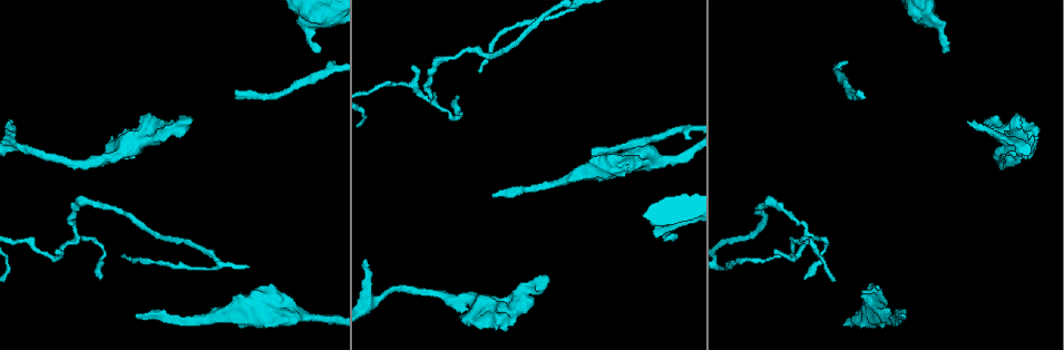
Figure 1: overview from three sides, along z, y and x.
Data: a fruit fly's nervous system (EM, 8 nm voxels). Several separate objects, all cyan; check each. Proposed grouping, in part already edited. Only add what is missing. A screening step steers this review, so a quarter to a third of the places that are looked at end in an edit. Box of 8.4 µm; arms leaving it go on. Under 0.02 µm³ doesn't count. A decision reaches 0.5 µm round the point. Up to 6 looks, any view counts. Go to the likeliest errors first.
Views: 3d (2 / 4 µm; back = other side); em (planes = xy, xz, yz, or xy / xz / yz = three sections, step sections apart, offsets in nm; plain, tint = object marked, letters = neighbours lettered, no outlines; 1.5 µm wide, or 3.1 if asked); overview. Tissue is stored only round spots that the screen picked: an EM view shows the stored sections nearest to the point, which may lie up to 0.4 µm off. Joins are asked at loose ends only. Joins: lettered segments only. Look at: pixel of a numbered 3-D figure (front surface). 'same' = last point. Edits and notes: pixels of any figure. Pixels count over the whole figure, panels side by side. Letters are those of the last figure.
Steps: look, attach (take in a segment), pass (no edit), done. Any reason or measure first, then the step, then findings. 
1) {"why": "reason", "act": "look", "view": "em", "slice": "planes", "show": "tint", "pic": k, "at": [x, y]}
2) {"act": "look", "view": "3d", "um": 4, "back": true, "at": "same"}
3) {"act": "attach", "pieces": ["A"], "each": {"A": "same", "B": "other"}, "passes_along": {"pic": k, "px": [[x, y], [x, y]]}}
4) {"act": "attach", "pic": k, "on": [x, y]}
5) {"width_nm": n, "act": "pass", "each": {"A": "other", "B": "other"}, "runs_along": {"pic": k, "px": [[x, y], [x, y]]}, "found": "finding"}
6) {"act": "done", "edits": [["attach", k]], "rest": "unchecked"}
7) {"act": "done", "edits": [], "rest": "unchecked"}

{"why": "end of a long branch", "act": "look", "view": "3d", "um": 2, "pic": 1, "at": [493, 195]}

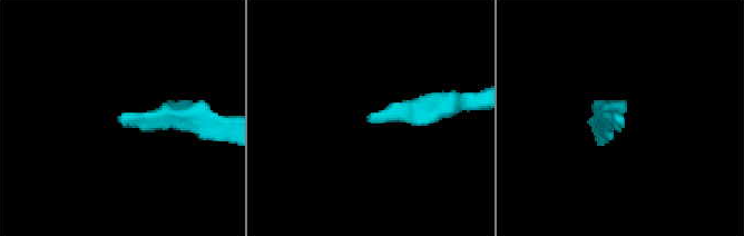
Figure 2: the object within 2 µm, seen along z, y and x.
{"why": "shape alone is not enough", "act": "look", "view": "em", "slice": "xy", "step": 4, "show": "tint", "pic": 2, "at": [121, 119]}

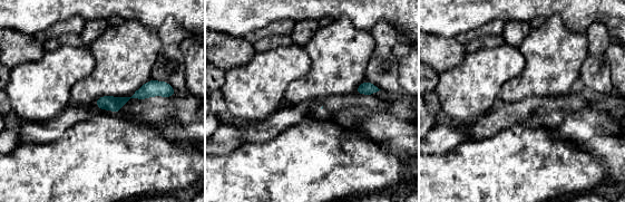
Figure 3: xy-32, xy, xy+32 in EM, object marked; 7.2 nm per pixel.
{"why": "cut it another way", "act": "look", "view": "em", "slice": "planes", "show": "letters", "at": "same"}

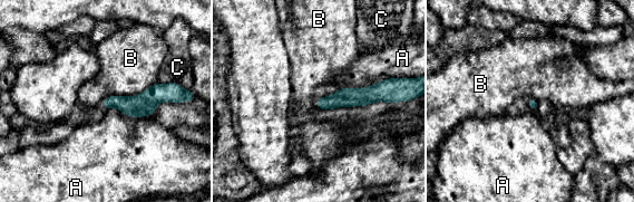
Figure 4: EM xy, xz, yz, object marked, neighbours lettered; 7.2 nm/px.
{"act": "pass", "each": {"A": "other", "B": "other", "C": "other"}, "found": "none of them fits"}

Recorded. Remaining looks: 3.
{"why": "an open end", "act": "look", "view": "em", "slice": "xz", "step": 8, "show": "tint", "pic": 1, "at": [675, 236]}

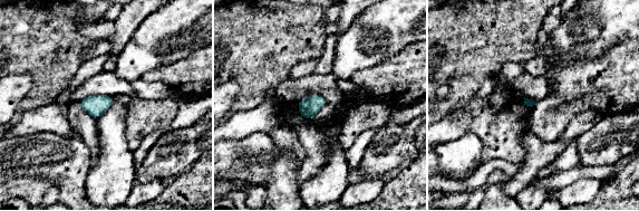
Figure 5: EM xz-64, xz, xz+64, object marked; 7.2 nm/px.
{"why": "cut it another way", "act": "look", "view": "em", "slice": "planes", "show": "letters", "at": "same"}

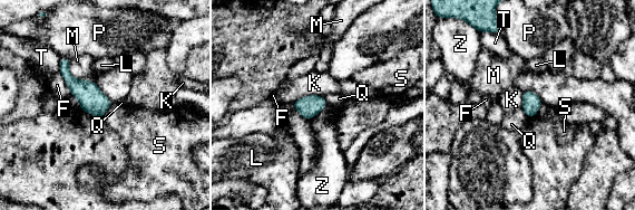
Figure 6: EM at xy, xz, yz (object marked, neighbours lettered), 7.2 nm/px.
{"width_nm": 130, "act": "pass", "each": {"F": "other", "K": "other", "L": "other", "M": "other", "P": "other", "Q": "other", "S": "other", "T": "other", "Z": "other"}, "border": {"pic": 6, "px": [[113, 103], [101, 116]]}, "found": "no lettered segment goes on from it"}

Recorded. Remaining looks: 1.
{"why": "an open end", "act": "look", "view": "em", "slice": "planes", "show": "letters", "pic": 1, "at": [986, 122]}

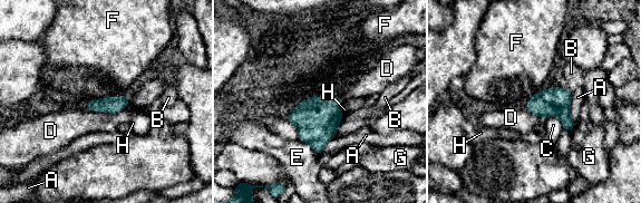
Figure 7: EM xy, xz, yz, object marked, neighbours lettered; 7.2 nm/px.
{"act": "pass", "each": {"A": "other", "B": "other", "C": "other", "D": "other", "E": "other", "F": "other", "G": "other", "H": "other"}, "border": {"pic": 7, "px": [[125, 94], [90, 98], [87, 102]]}, "found": "none of them fits"}

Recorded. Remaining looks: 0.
{"act": "done", "edits": [], "rest": "unchecked"}

